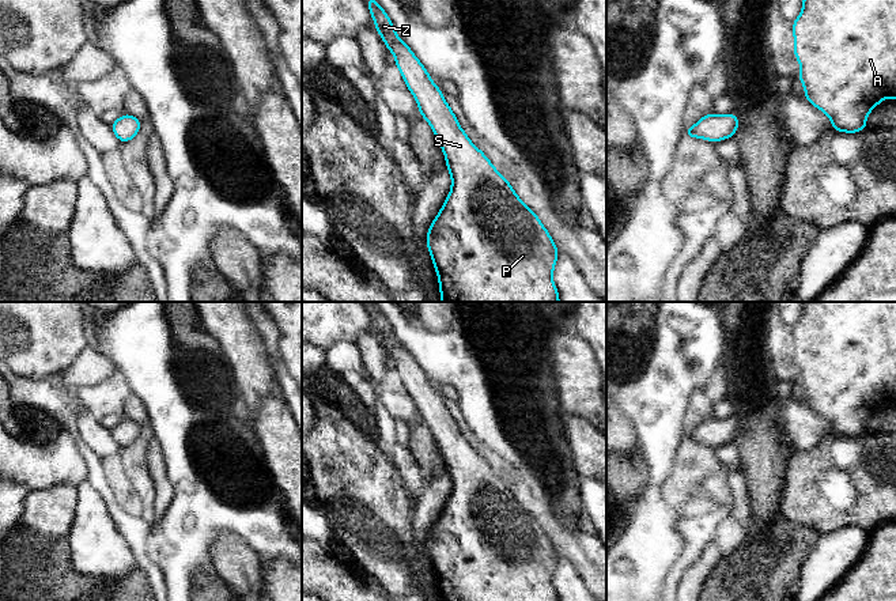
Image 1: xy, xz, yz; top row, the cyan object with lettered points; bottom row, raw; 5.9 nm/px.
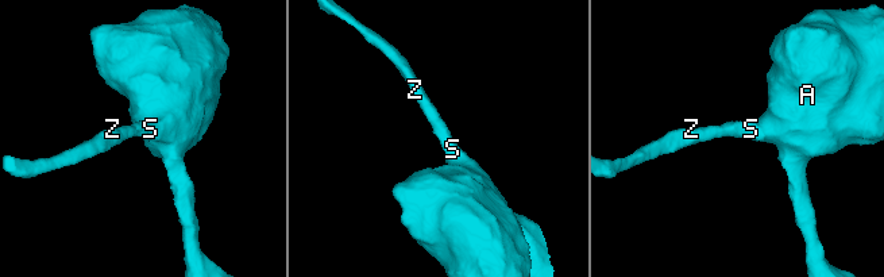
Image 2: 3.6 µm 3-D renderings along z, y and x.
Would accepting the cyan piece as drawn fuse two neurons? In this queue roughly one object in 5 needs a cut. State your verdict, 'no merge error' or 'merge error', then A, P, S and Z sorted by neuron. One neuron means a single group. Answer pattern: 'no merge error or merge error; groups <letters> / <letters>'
no merge error; groups A P S Z

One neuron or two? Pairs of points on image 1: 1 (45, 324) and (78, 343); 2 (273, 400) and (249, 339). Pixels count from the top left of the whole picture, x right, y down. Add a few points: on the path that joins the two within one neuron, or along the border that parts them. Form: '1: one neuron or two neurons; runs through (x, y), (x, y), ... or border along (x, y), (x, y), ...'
1: one neuron; runs through (53, 332), (59, 337), (70, 340)
2: two neurons; border along (278, 389), (268, 393), (250, 411)

